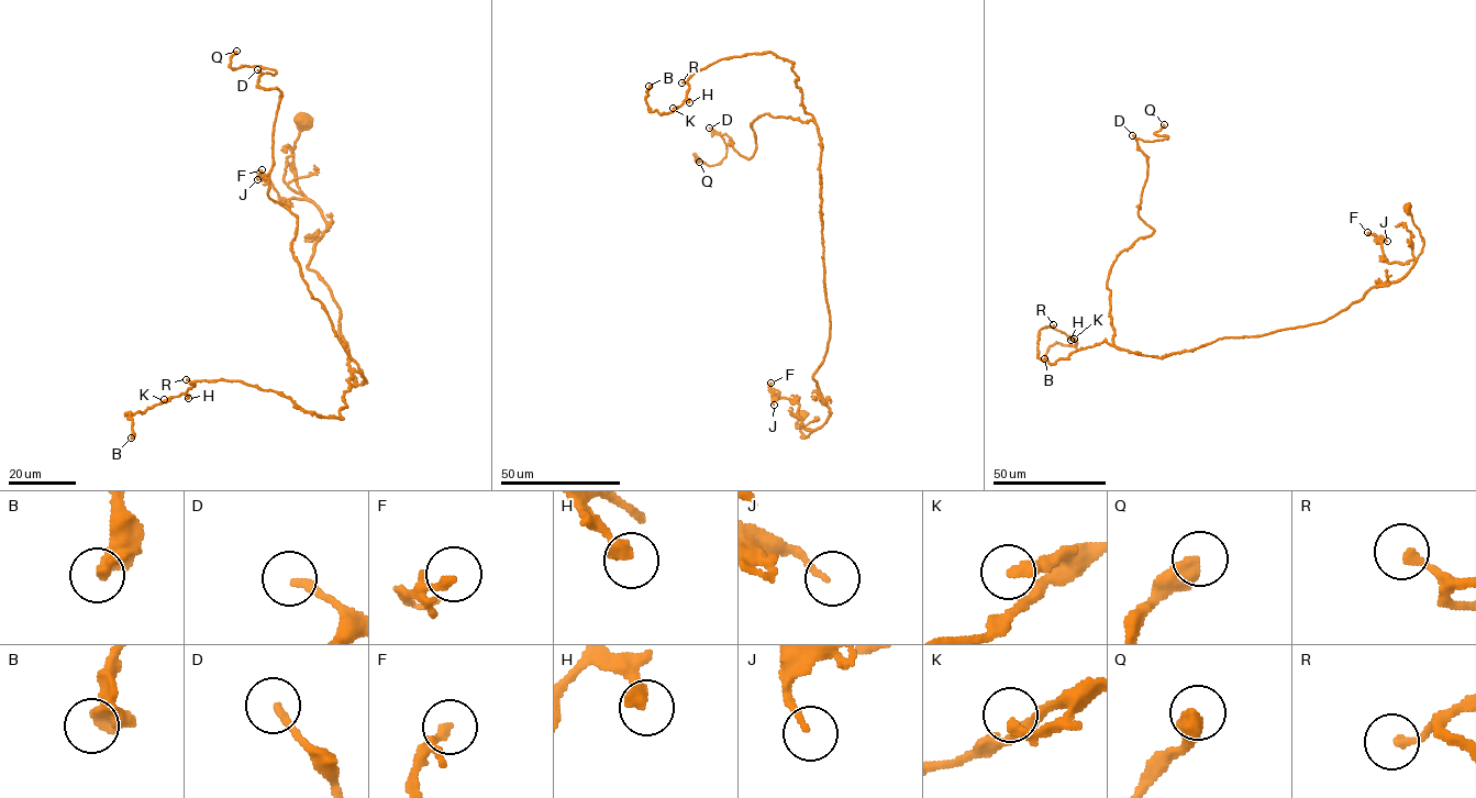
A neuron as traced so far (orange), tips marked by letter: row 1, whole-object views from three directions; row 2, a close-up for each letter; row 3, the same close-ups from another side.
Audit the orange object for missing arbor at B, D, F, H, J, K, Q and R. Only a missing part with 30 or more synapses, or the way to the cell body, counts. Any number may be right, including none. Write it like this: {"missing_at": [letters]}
{"missing_at": []}

